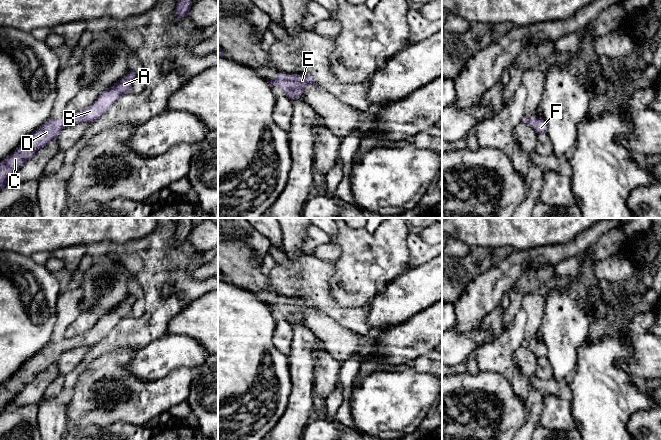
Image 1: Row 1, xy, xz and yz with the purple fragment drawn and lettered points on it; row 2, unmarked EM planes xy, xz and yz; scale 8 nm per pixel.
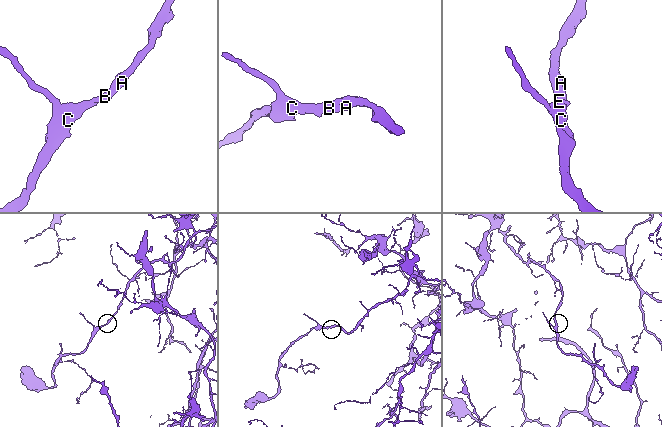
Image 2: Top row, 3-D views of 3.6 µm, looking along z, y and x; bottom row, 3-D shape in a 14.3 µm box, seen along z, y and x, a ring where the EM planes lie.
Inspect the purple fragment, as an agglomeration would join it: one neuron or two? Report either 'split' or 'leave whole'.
leave whole

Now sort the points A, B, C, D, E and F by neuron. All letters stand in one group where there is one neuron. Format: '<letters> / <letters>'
A B C D E F

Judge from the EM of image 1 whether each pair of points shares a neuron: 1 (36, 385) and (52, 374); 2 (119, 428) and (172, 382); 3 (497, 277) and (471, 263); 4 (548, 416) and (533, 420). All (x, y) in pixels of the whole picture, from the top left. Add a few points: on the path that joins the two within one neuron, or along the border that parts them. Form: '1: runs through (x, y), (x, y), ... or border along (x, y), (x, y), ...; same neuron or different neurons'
1: runs through (40, 383), (48, 376); same neuron
2: border along (145, 424), (114, 422), (102, 428); different neurons
3: border along (505, 257), (475, 277), (467, 285); different neurons
4: border along (543, 400), (539, 423); different neurons

